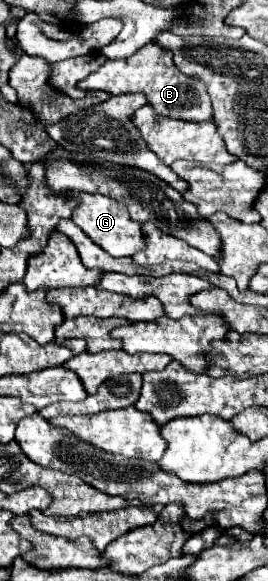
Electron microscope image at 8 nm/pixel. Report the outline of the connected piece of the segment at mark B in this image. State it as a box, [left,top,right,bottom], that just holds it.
[78,43,212,123]

